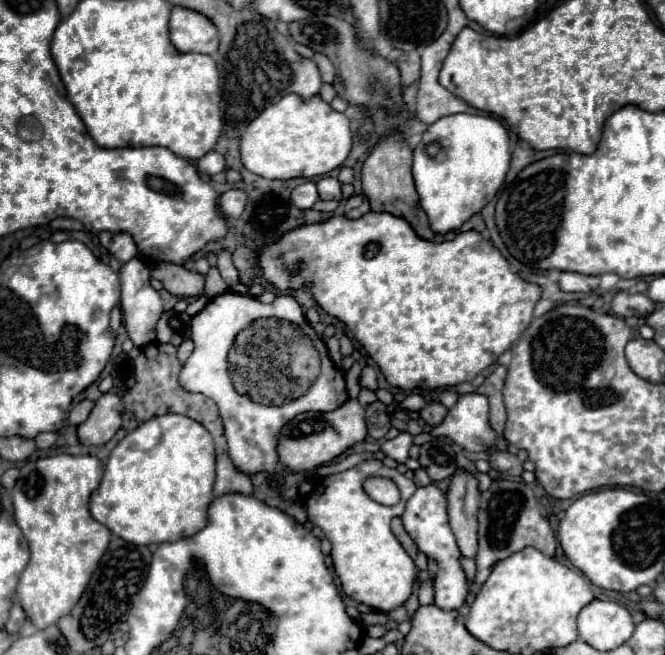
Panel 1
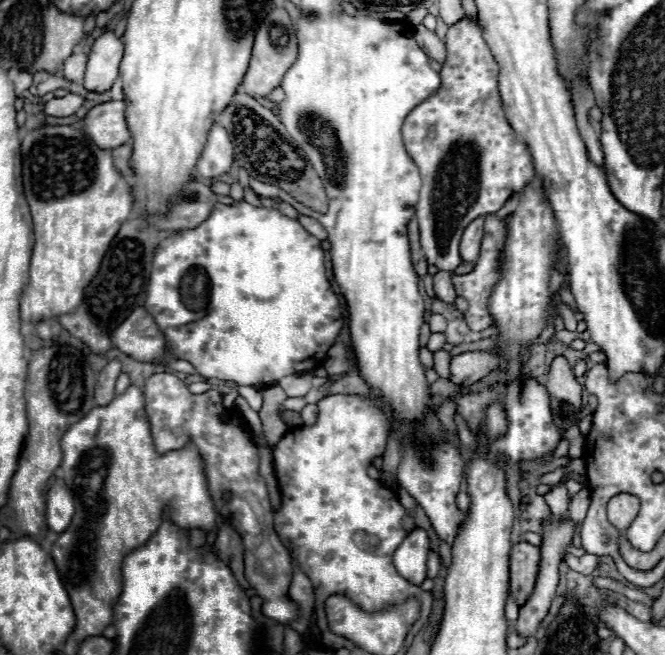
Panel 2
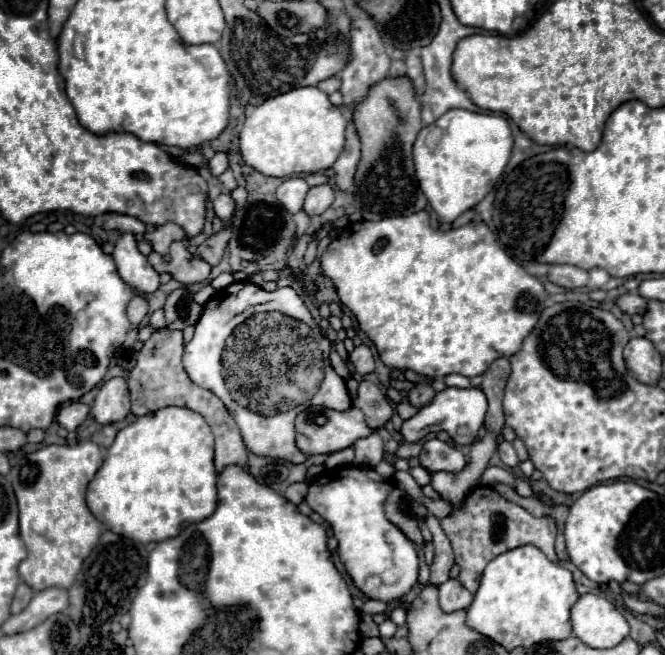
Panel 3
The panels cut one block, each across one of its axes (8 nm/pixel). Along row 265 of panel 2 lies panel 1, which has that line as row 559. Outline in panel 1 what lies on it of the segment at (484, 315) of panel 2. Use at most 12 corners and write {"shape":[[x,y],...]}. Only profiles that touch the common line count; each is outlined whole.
{"shape":[[494,480],[480,494],[476,584],[492,566],[556,540],[532,488]]}

